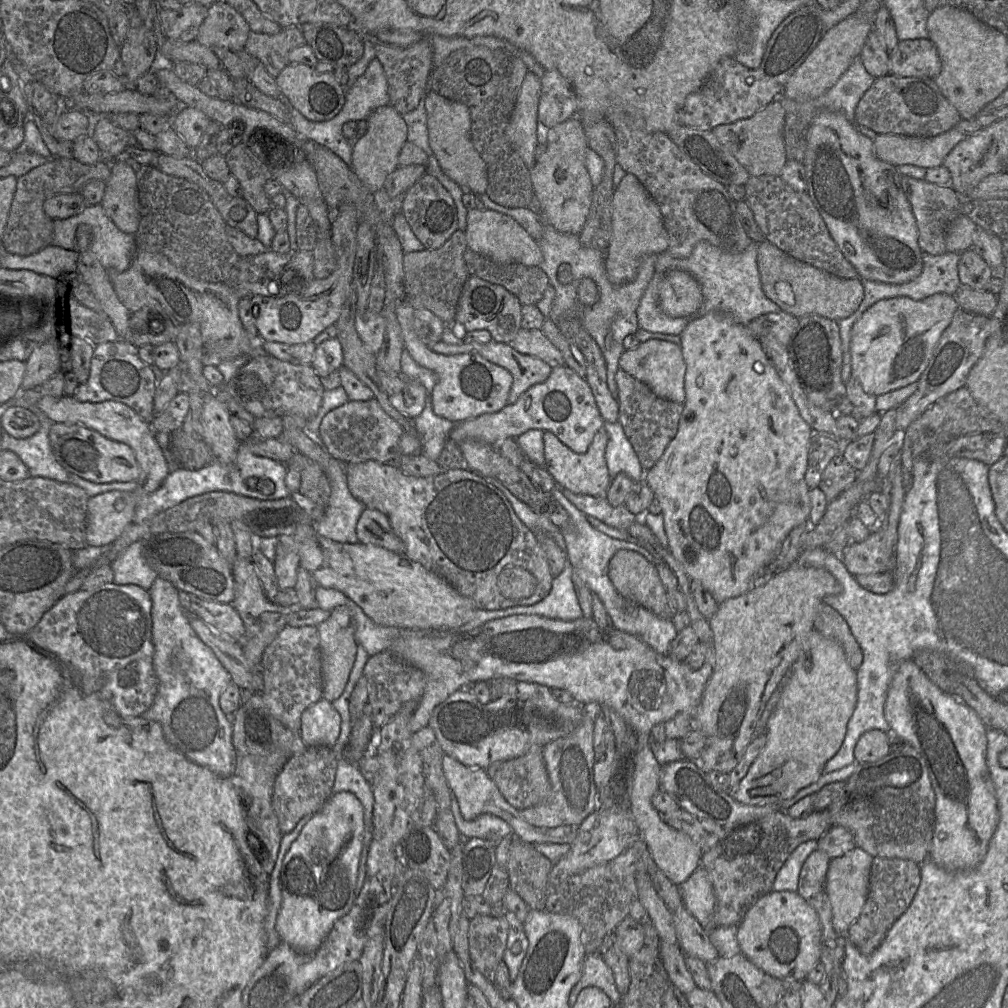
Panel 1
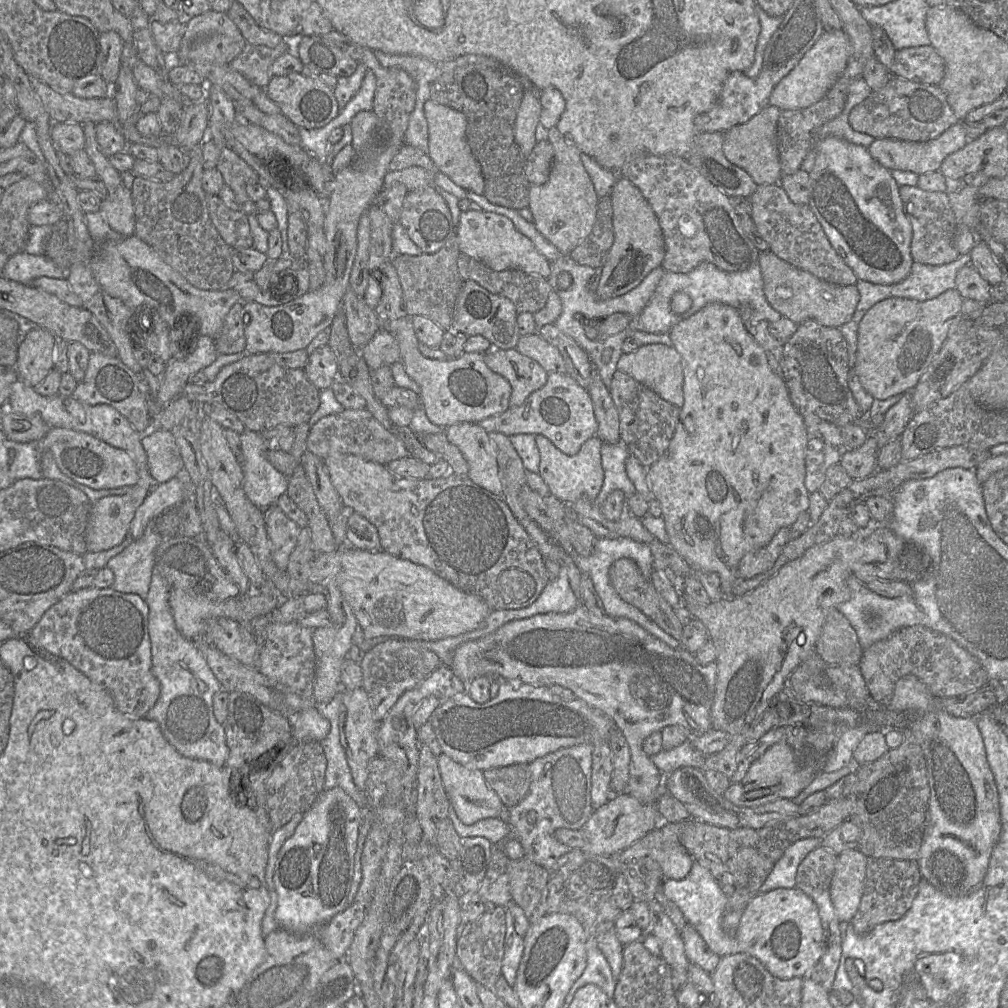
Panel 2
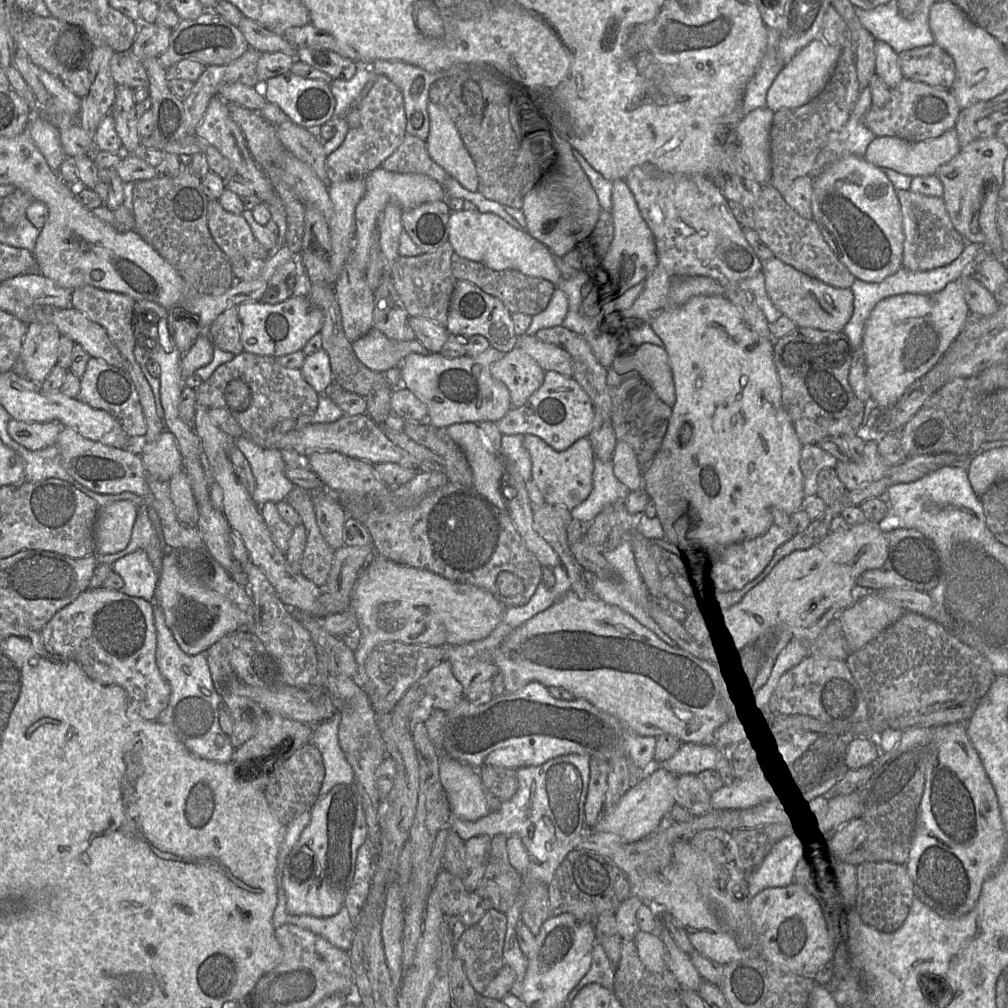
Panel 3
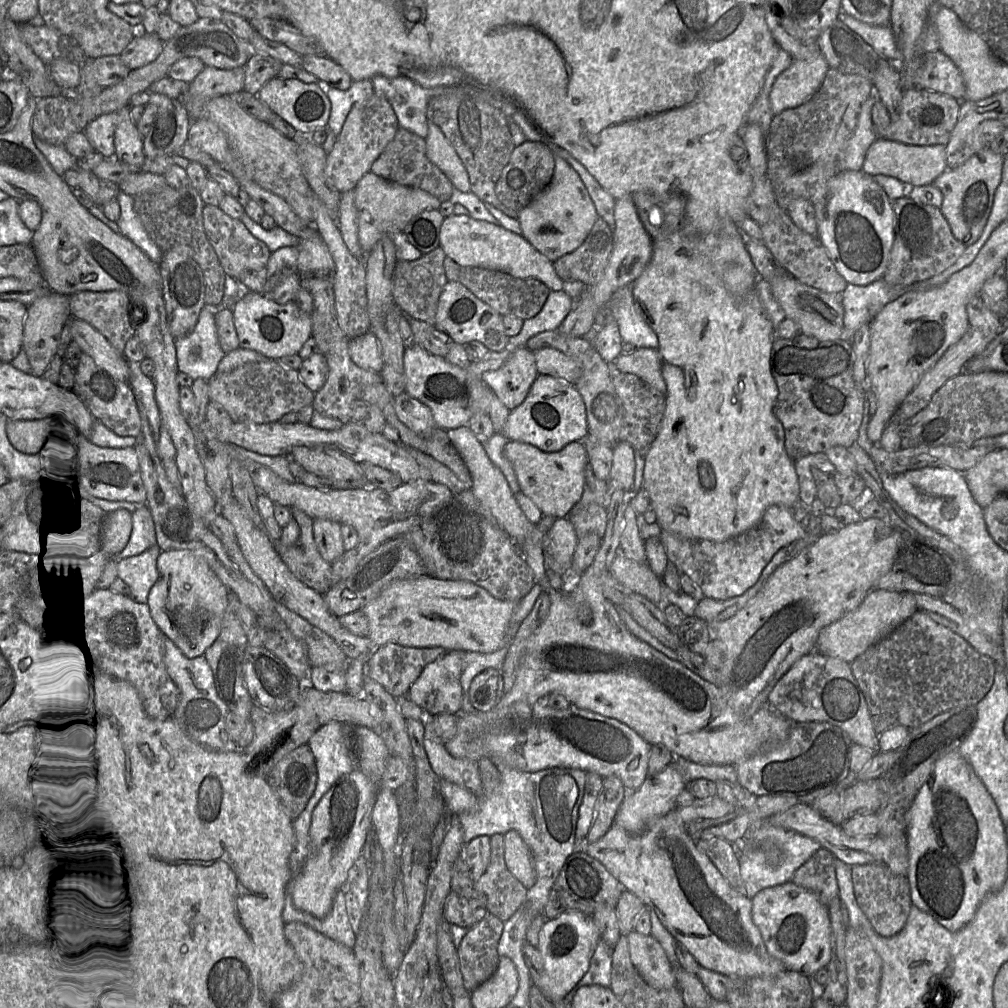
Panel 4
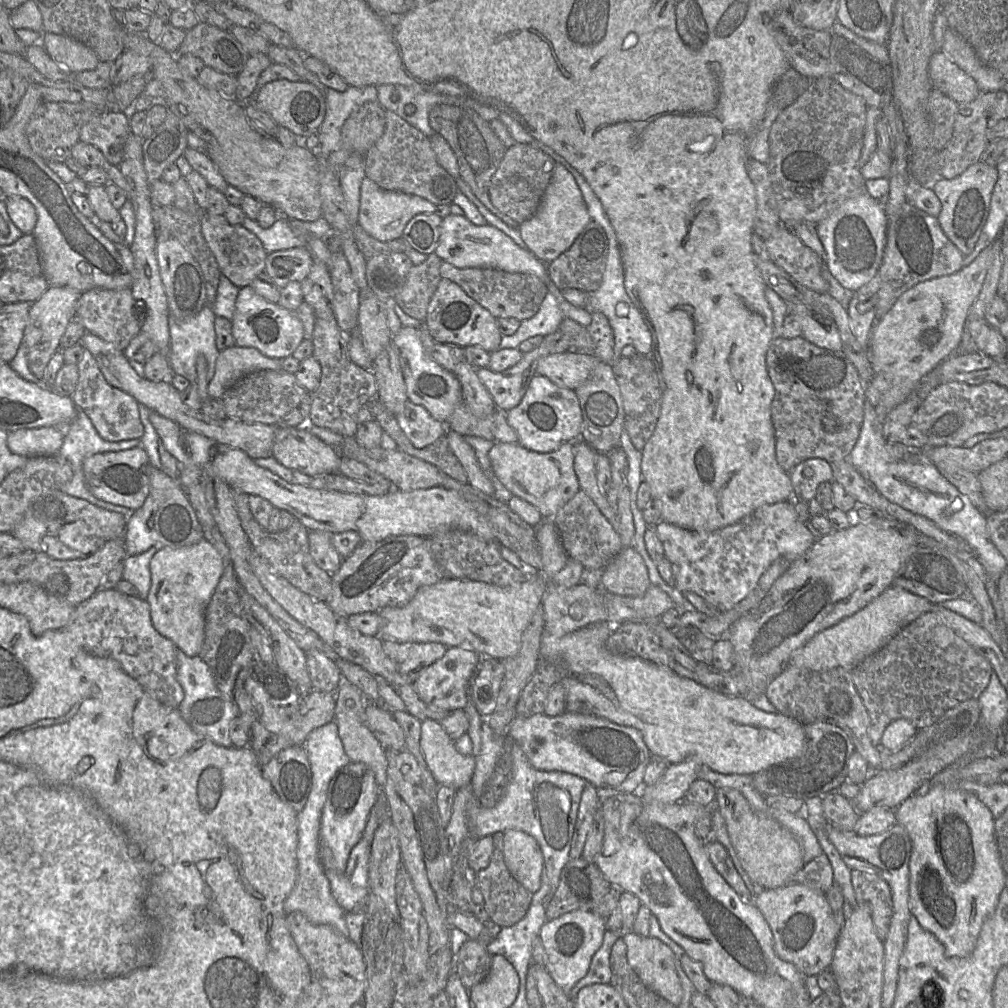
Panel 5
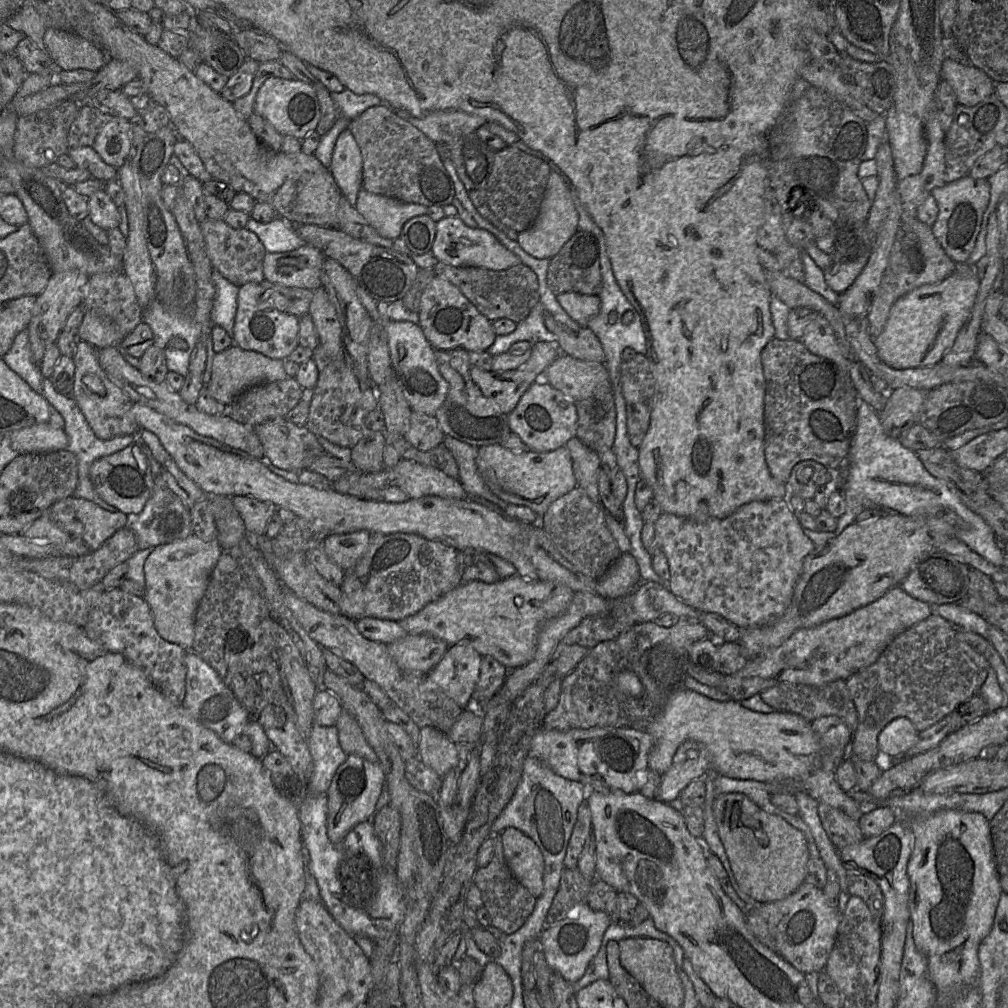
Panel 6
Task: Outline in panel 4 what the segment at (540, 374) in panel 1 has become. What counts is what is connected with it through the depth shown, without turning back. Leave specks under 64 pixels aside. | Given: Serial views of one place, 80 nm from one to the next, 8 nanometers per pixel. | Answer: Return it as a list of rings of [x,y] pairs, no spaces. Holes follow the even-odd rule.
[[[518,347],[499,369],[484,372],[482,379],[511,411],[523,403],[538,375],[534,352]]]

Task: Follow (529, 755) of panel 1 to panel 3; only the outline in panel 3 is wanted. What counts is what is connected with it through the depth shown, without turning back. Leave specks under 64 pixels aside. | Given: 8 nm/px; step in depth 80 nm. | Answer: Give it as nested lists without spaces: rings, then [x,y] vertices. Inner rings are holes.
[[[486,765],[477,770],[486,790],[499,800],[509,800],[517,792],[517,769]]]

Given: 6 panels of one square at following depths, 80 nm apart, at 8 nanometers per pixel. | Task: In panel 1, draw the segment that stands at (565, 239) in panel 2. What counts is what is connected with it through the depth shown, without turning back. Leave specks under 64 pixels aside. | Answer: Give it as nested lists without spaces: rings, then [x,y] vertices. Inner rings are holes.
[[[577,116],[550,128],[546,146],[536,149],[536,162],[530,171],[539,215],[562,234],[578,235],[590,211],[594,187],[585,164],[588,149],[585,130]]]

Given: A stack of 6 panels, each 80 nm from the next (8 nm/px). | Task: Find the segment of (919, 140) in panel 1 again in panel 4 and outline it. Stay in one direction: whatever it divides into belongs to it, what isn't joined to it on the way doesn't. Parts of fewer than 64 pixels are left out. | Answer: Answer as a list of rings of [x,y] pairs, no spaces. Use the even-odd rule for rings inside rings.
[[[878,137],[869,146],[861,170],[870,176],[888,175],[905,185],[920,186],[932,184],[946,168],[946,149],[943,144],[912,145]]]

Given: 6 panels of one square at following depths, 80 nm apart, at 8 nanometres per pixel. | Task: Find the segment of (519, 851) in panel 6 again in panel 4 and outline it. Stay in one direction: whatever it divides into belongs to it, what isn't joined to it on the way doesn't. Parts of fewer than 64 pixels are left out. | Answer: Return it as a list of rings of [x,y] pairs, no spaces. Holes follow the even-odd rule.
[[[510,830],[503,836],[504,858],[508,870],[526,889],[530,889],[536,883],[536,870],[529,847],[515,830]]]

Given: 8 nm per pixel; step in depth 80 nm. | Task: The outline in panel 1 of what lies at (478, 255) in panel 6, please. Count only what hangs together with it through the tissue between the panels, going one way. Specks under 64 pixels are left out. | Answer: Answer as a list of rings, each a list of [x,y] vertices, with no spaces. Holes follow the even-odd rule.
[[[471,209],[467,212],[464,230],[469,250],[482,254],[501,264],[519,263],[539,266],[542,254],[537,242],[512,217],[487,209]]]

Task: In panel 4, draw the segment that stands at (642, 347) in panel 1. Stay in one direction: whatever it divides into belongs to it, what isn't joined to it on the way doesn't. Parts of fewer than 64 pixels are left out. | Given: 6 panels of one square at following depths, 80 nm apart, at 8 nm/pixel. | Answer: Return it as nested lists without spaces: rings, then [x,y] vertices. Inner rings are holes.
[[[636,348],[632,354],[620,354],[614,364],[619,371],[636,375],[649,386],[666,395],[667,386],[662,376],[657,349]]]

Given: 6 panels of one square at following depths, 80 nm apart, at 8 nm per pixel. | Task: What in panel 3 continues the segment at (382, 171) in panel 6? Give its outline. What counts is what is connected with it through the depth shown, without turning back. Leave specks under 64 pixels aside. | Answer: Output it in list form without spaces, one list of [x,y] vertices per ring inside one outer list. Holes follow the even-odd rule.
[[[408,134],[380,167],[396,173],[425,174],[442,186],[447,176],[444,170],[430,158],[425,141]]]

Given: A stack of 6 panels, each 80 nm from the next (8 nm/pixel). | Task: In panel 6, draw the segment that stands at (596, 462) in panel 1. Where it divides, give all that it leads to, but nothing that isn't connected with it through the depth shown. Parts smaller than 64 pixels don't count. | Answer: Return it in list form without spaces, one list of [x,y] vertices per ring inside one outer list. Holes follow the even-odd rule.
[[[501,444],[483,446],[478,448],[476,465],[485,484],[499,499],[529,507],[539,516],[543,516],[555,500],[578,486],[566,446],[548,452],[514,452]]]

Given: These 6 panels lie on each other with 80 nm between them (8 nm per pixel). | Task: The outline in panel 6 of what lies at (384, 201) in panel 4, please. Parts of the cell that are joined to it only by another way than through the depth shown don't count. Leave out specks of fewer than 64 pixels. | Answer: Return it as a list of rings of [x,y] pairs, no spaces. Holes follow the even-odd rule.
[[[362,187],[354,208],[379,236],[387,239],[398,238],[406,221],[427,210],[427,206],[373,194]]]

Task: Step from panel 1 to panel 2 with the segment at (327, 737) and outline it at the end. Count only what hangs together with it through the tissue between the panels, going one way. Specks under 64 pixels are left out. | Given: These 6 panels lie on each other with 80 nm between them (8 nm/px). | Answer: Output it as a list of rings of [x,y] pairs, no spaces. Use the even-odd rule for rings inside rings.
[[[318,706],[309,707],[290,717],[292,734],[299,742],[321,742],[330,731],[330,722]]]

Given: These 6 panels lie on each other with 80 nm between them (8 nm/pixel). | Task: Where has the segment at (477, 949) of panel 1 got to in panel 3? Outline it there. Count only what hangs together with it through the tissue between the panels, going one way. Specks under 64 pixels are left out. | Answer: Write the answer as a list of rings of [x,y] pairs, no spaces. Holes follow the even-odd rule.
[[[491,909],[475,924],[467,927],[455,942],[455,955],[475,991],[481,995],[504,967],[503,947],[506,934],[506,914]]]

